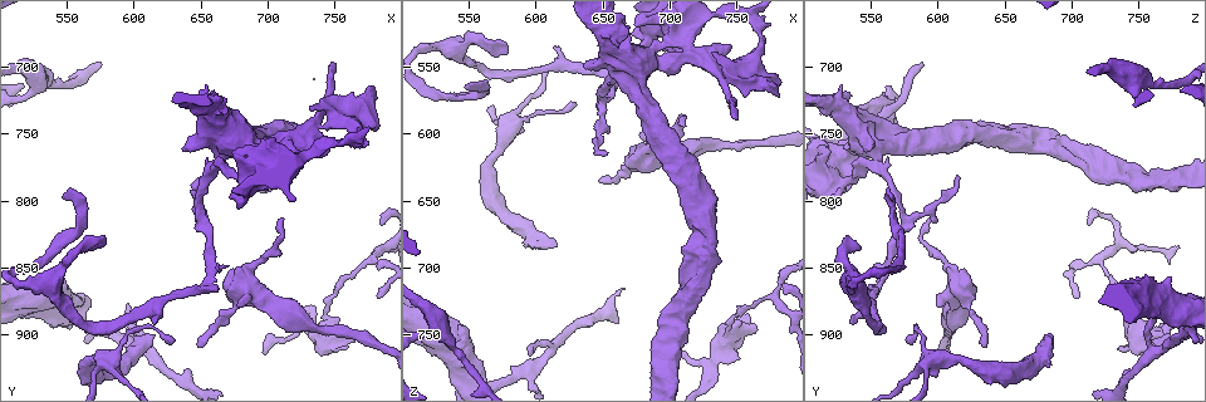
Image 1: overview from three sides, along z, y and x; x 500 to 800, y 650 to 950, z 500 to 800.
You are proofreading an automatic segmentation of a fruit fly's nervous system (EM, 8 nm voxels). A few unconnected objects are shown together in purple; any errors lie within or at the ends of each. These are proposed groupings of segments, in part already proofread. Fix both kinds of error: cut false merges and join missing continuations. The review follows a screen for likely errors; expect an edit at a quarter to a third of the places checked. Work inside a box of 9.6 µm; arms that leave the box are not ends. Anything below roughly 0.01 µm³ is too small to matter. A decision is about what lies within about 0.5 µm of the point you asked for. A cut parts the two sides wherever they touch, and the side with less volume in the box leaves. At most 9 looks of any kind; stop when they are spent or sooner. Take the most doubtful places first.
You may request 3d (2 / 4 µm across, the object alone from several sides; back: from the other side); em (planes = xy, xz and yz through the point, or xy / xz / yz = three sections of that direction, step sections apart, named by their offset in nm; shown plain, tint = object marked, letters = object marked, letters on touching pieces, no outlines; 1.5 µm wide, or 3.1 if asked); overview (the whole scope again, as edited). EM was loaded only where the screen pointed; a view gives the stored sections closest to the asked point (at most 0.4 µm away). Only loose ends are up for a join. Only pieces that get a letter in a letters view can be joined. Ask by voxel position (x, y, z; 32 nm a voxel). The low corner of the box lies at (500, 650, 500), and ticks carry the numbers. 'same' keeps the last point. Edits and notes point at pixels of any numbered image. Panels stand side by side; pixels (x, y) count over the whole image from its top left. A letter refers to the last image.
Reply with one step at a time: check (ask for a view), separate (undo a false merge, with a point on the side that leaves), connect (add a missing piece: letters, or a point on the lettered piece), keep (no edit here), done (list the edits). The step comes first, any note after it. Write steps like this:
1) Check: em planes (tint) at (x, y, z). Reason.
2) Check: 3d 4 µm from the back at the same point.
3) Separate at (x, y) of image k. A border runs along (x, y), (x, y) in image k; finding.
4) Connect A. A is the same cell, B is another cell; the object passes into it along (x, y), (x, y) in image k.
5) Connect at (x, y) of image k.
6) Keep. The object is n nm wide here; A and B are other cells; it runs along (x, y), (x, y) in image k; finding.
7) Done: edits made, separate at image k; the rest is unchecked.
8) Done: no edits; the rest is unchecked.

Check: em xy step 8 (tint) at (616, 898, 682). Branch stops here.

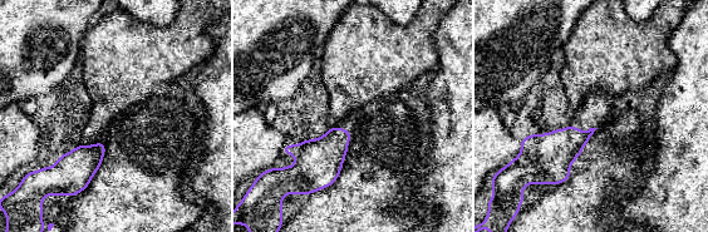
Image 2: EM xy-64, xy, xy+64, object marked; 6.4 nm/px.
Check: em planes (letters) at the same point.

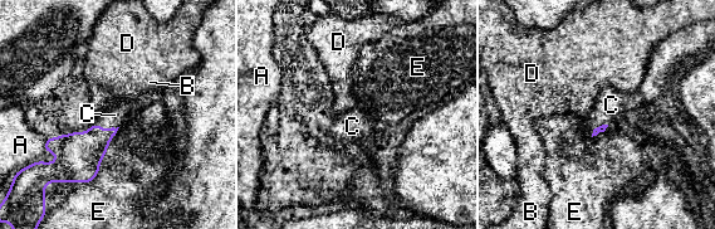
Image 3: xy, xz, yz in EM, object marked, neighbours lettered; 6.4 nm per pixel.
Connect C. C is the same cell, A, B, D and E are other cells; the object passes into it along (79, 154), (107, 130), (114, 115) in image 3; it goes on there.

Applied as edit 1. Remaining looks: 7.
Check: overview. See it whole again.

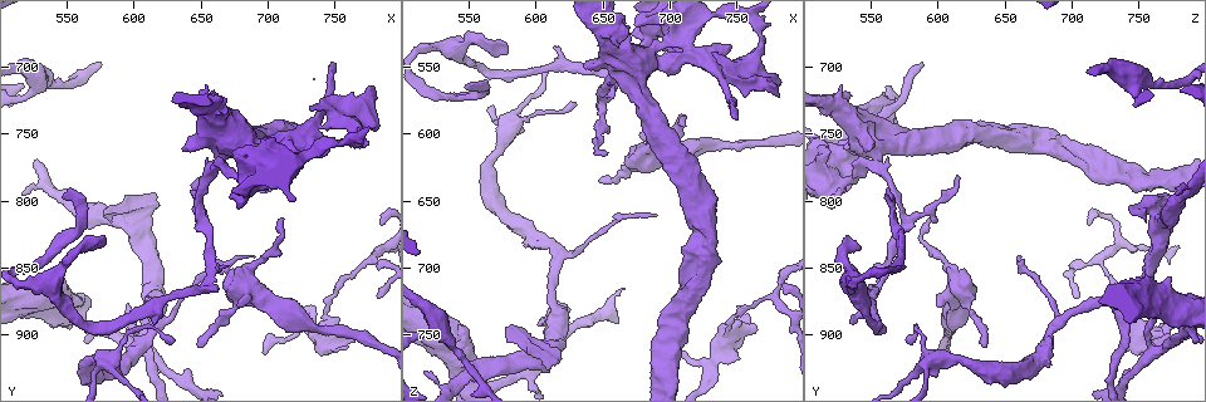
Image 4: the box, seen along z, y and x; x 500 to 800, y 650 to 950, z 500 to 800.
Check: 3d 2 µm at (744, 890, 748). A fork.

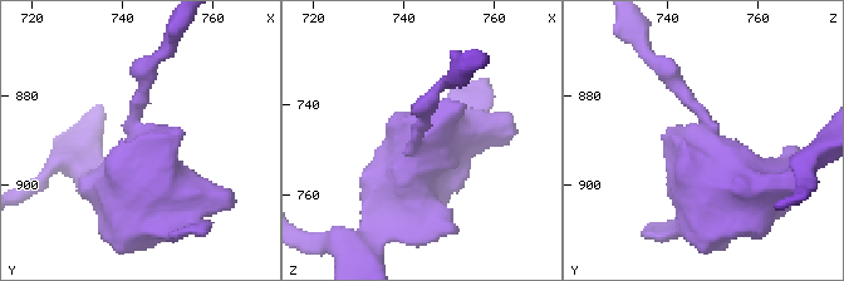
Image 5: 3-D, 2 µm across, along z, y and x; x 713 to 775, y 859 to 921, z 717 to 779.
Check: em xz step 4 (tint) at (744, 892, 749).

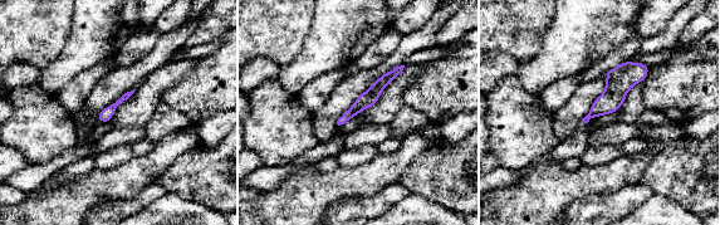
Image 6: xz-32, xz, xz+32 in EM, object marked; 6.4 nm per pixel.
Check: em planes (letters) at the same point.

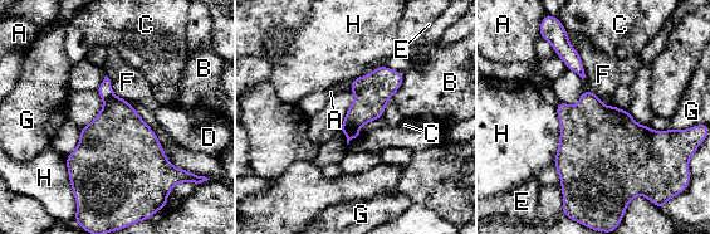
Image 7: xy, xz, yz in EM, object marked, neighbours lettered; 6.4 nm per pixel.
Separate at (118, 135) of image 7. The longest contact is with H, 360 nm; A, B, C, D, E, F, G and H are other cells; a second cell is stuck on.

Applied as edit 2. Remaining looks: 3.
Check: em planes (letters) at (648, 910, 634).

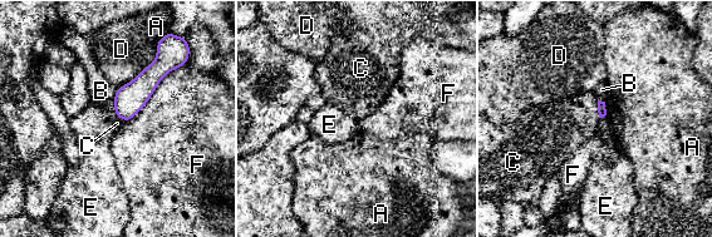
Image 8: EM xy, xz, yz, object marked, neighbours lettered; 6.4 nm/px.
Keep. A, B, C, D, E and F are other cells; a border runs along (113, 98), (114, 113), (124, 122) in image 8; no lettered piece goes on from it.

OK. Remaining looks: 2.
Check: 3d 4 µm at (628, 906, 578).

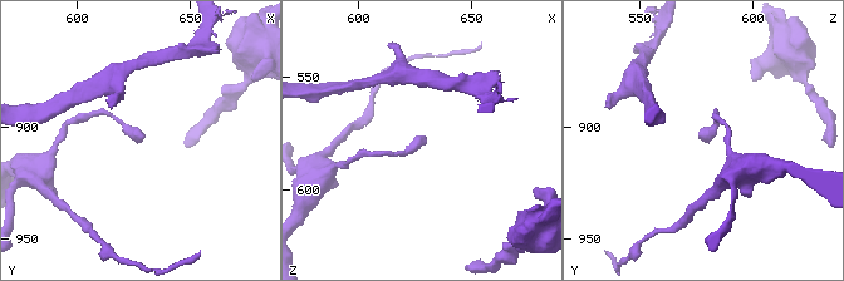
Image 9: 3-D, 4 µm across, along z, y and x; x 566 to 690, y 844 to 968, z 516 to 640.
Check: em xy step 4 (letters) at (628, 905, 578).

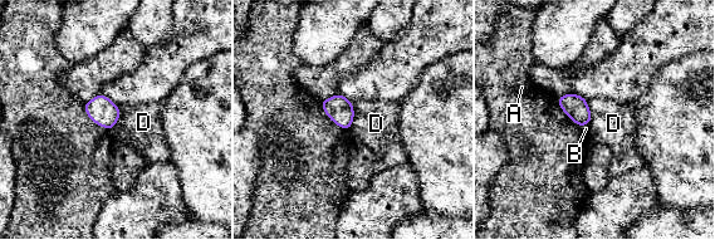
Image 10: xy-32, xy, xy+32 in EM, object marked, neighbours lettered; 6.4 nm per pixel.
Keep. The object is 140 nm wide here; A, B and D are other cells; none of them fits.

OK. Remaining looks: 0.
Done: edits made, connect at image 3, separate at image 7; the rest is unchecked.

